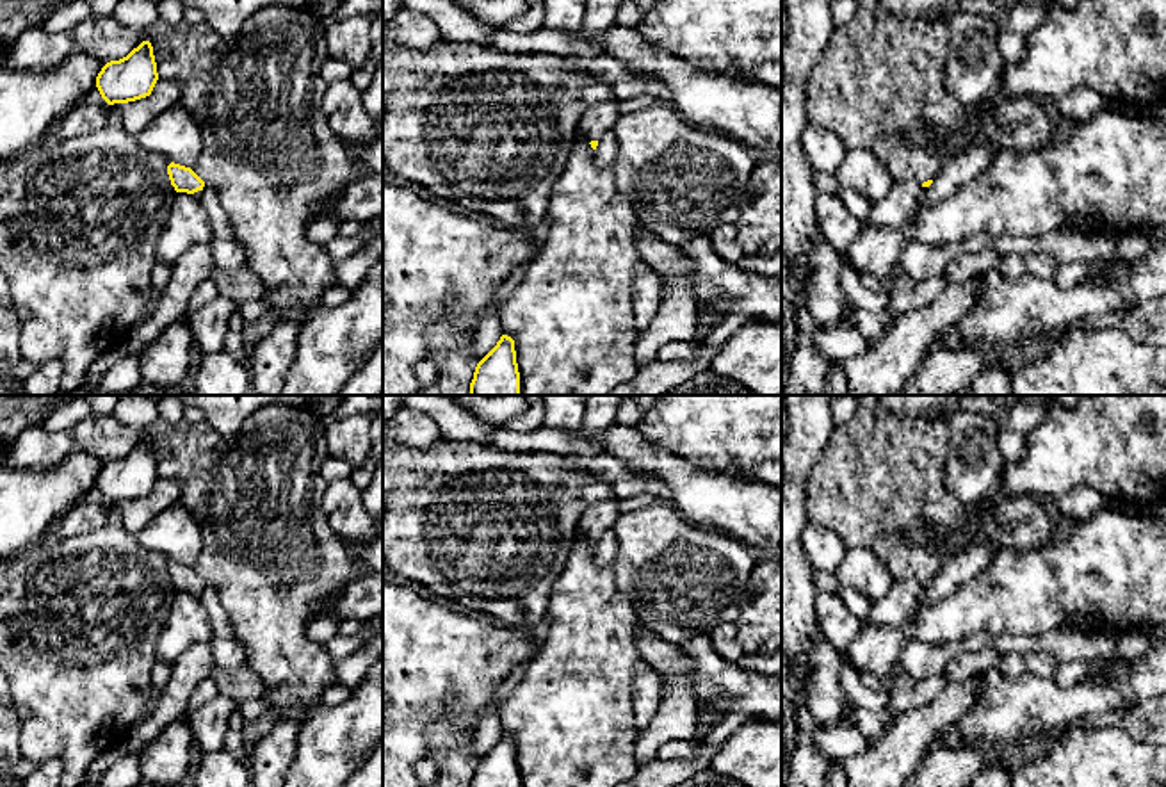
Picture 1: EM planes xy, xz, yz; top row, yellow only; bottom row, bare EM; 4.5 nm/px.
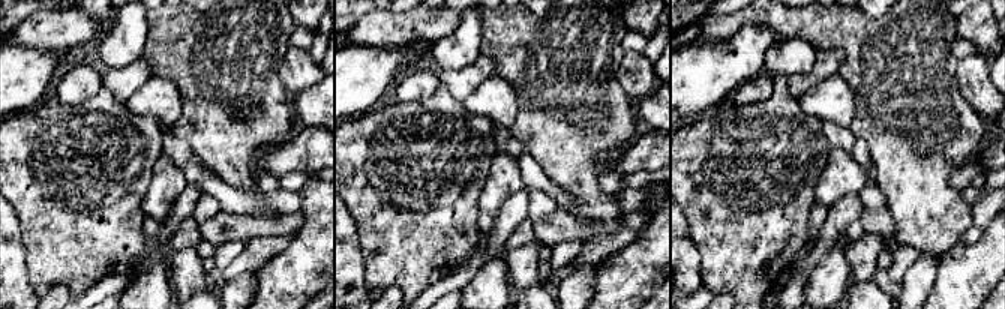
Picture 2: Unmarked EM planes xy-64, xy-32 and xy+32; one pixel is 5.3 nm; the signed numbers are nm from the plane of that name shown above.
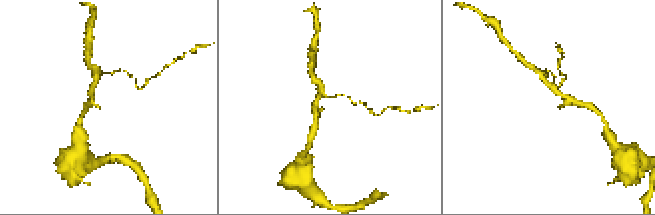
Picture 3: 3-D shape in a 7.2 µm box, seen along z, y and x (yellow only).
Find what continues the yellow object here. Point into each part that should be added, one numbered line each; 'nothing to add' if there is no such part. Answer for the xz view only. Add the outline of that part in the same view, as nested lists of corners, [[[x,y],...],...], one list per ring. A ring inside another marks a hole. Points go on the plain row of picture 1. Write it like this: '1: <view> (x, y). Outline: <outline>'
1: xz (600, 517). Outline: [[[611,495],[600,502],[591,504],[582,513],[577,531],[589,536],[591,540],[600,540],[605,531],[612,529],[618,515],[618,497]]]

